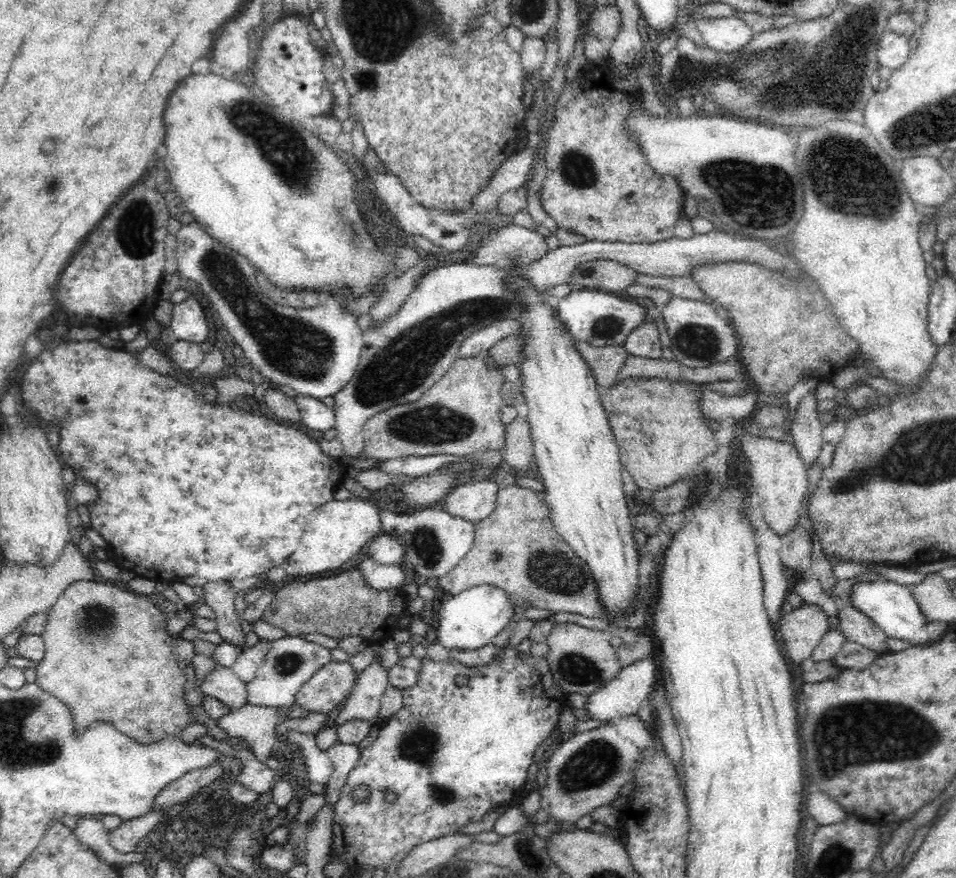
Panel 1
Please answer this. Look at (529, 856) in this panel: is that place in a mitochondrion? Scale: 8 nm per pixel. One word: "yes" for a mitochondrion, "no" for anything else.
yes

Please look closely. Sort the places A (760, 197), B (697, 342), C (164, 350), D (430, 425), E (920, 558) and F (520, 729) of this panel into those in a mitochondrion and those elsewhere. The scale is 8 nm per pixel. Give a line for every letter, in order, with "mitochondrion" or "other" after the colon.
A: mitochondrion
B: mitochondrion
C: other
D: mitochondrion
E: other
F: other

